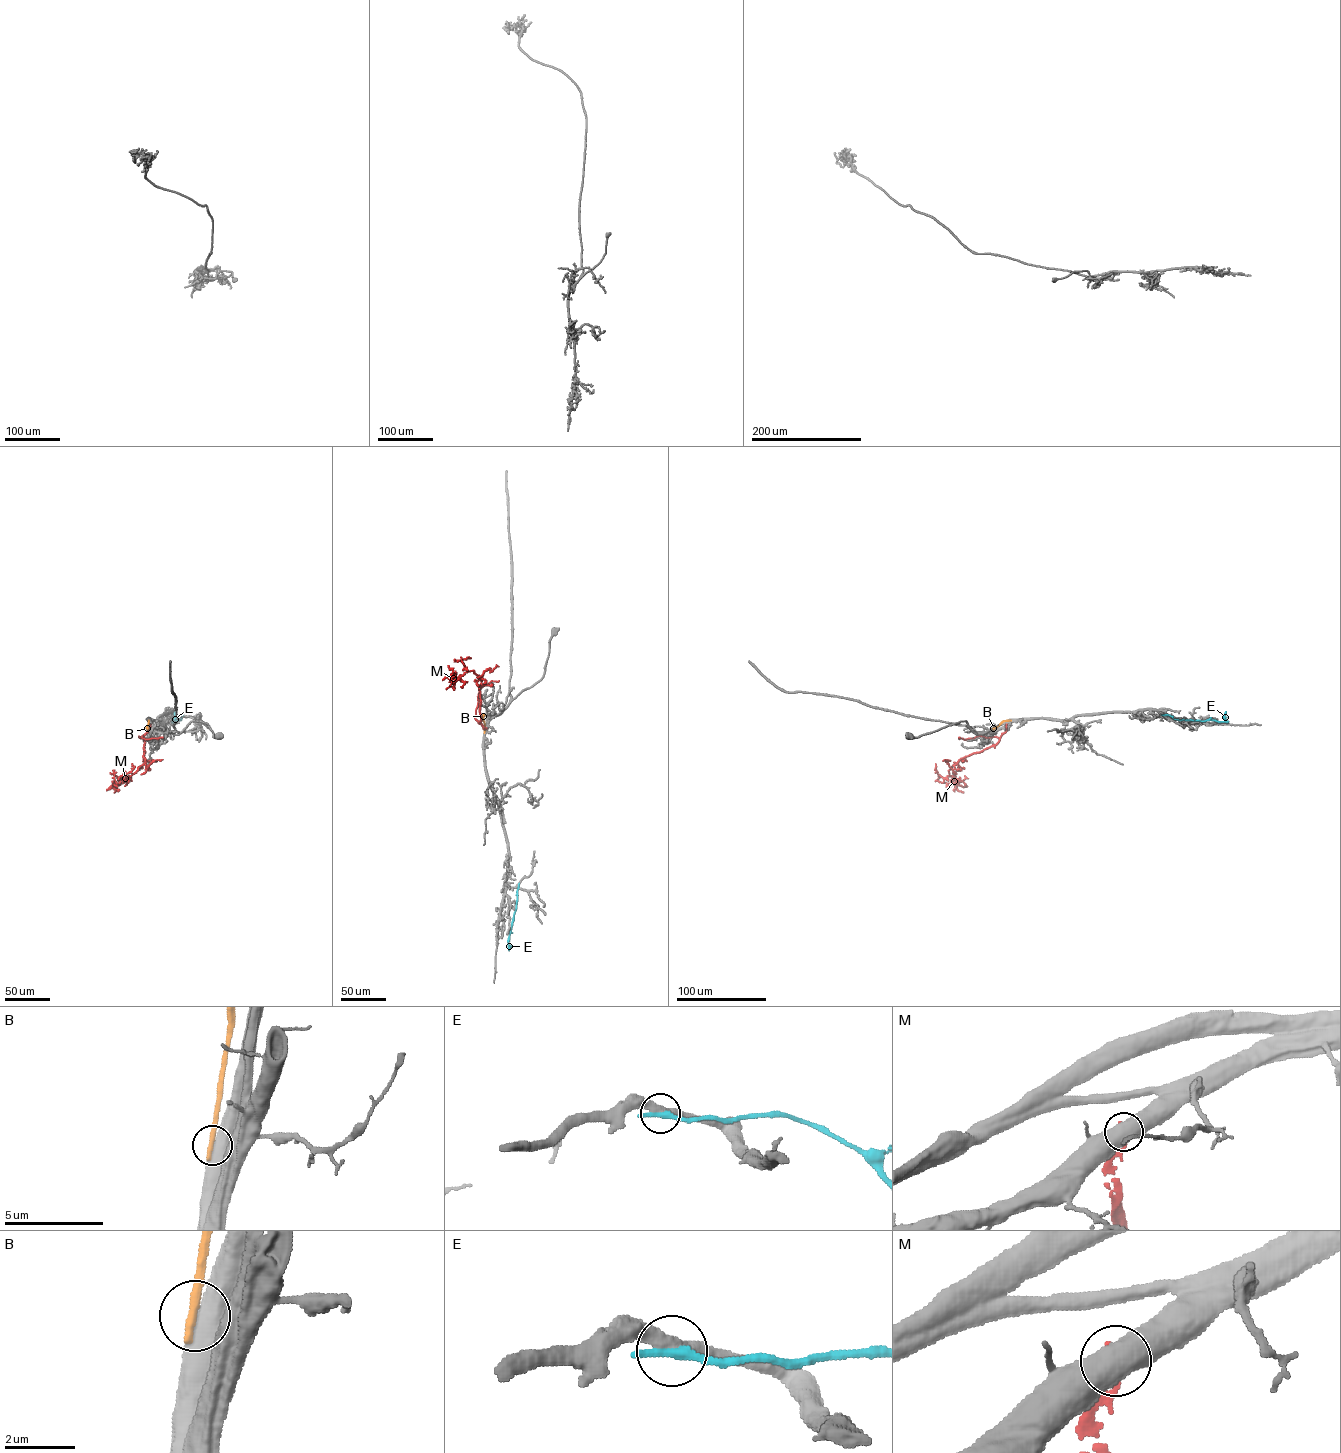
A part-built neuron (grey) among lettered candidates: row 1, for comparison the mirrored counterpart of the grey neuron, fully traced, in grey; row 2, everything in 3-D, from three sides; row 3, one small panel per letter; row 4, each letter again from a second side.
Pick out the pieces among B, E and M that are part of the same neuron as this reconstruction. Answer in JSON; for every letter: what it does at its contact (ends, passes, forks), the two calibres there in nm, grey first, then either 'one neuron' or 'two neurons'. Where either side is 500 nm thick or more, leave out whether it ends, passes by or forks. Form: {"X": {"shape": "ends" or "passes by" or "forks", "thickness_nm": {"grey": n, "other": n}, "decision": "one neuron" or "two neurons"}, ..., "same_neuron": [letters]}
{"B": {"thickness_nm": {"grey": 650, "other": 320}, "decision": "two neurons"}, "E": {"shape": "ends", "thickness_nm": {"grey": 400, "other": 340}, "decision": "two neurons"}, "M": {"shape": "ends", "thickness_nm": {"grey": 440, "other": 320}, "decision": "two neurons"}, "same_neuron": []}

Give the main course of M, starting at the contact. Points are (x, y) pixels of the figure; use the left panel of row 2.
M: (150, 725), (143, 736), (145, 762), (121, 783), (115, 783), (117, 786), (112, 781)

